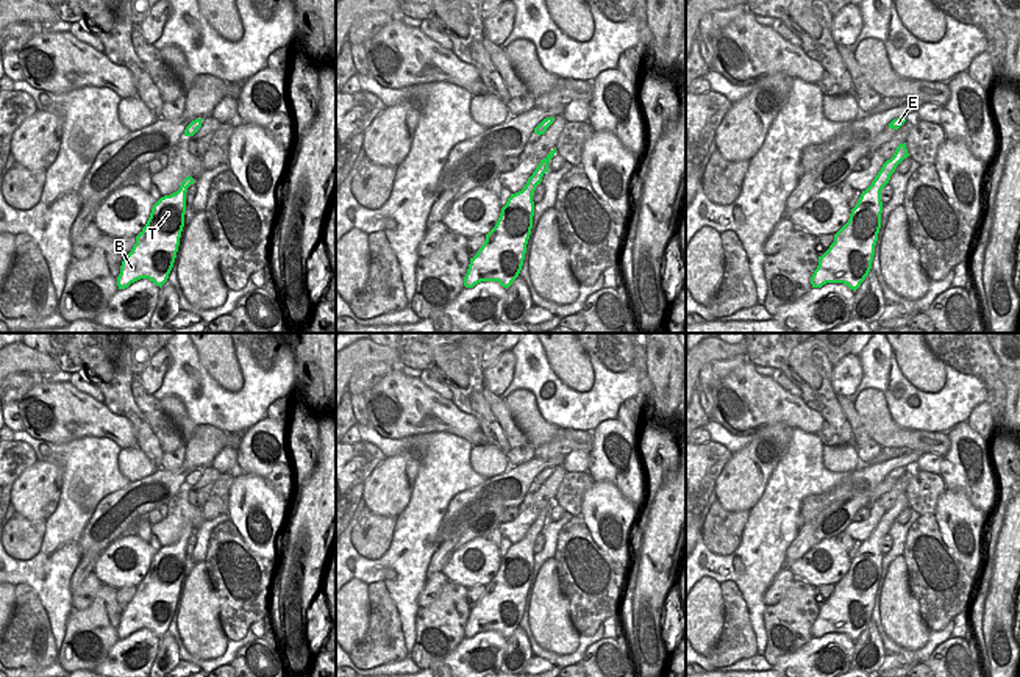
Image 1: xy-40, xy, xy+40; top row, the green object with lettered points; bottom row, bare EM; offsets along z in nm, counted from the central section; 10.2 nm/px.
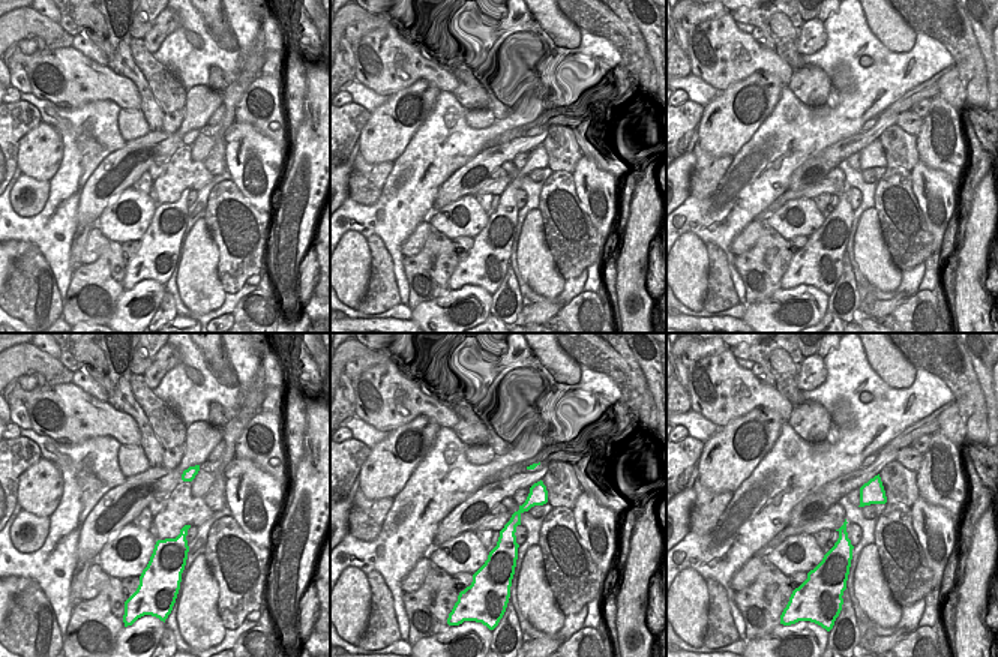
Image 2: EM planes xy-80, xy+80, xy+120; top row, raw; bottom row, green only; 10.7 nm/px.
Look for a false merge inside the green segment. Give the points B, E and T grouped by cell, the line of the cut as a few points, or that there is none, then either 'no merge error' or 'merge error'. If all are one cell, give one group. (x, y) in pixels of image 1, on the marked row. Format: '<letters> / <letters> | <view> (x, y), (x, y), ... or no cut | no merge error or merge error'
B E T | no cut | no merge error

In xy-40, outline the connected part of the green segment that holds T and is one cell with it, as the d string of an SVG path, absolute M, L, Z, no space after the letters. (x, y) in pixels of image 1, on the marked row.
M186 177L177 192L161 197L153 205L145 227L136 236L136 244L122 261L119 289L141 278L148 278L159 288L167 281L184 227L186 192L191 184L194 178Z

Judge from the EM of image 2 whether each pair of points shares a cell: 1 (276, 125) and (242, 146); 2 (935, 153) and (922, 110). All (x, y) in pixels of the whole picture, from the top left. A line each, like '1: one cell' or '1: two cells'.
1: two cells
2: two cells

